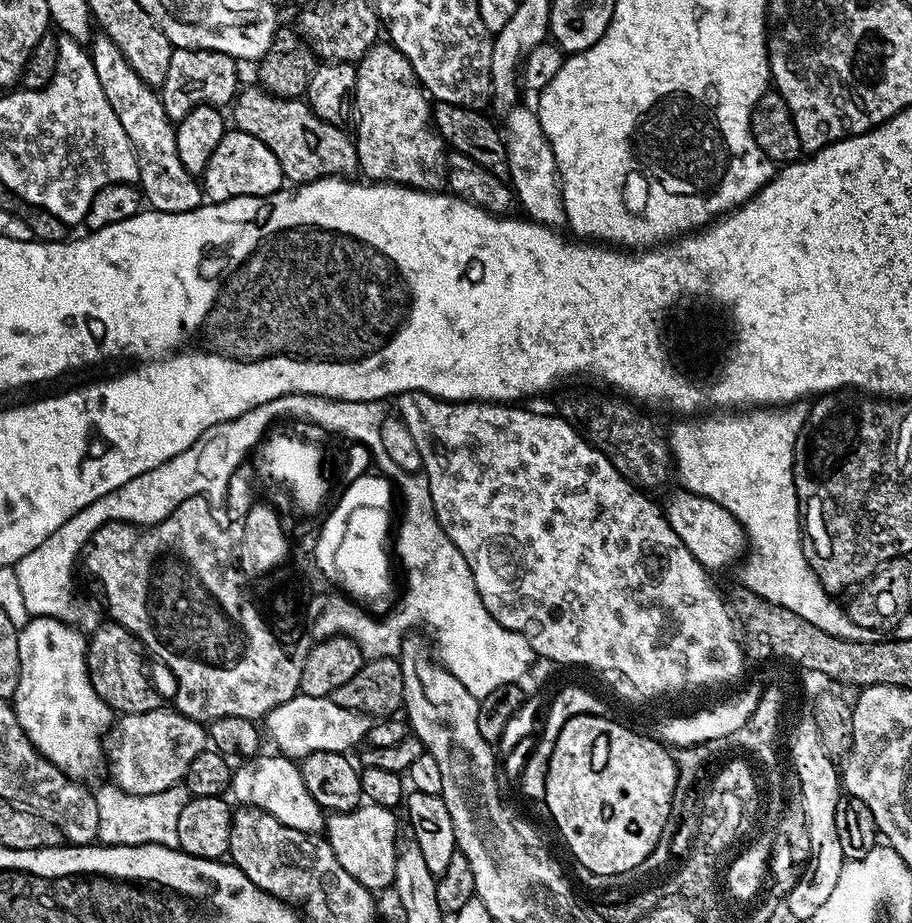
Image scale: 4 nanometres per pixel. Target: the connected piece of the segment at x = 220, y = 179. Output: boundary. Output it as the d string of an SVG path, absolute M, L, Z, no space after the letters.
M239 130L225 131L222 142L218 142L214 154L210 154L210 162L206 162L206 170L202 177L202 192L211 203L226 202L230 198L243 196L272 196L285 187L282 166L278 166L278 158L258 142L250 134Z

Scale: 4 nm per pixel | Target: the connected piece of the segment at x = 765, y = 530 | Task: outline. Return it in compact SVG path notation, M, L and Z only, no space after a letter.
M797 402L787 406L756 406L751 410L732 410L720 415L724 416L705 415L703 418L681 419L684 421L674 425L672 433L667 433L674 472L677 477L680 475L679 483L691 492L720 503L730 514L736 516L744 528L750 551L742 560L743 587L778 606L786 606L786 610L794 610L798 618L806 618L806 622L831 631L830 620L836 614L836 604L832 601L835 599L824 589L818 574L814 574L814 570L808 565L802 539L802 509L796 501L796 487L792 481L792 452L796 448L796 439L804 420L808 417L808 408Z

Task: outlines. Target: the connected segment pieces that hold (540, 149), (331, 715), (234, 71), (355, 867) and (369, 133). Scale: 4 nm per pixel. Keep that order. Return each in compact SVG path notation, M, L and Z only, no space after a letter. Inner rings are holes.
M523 104L513 105L506 113L506 124L502 126L502 135L505 139L505 144L507 146L507 164L508 164L508 180L513 188L513 192L516 193L517 203L519 207L524 208L525 212L523 212L533 223L545 223L549 227L560 228L567 223L567 212L564 206L564 199L561 196L561 188L559 182L559 175L556 171L556 159L554 158L553 148L550 146L549 139L546 138L545 130L542 128L540 116L537 115L535 109L533 107L522 106Z
M299 694L282 702L282 706L274 706L274 710L270 710L262 720L267 739L269 736L276 743L275 751L297 762L315 752L347 753L348 748L367 737L369 727L369 717L363 716L361 712L346 710L327 696L310 698Z
M173 48L170 67L166 70L166 82L162 82L158 89L166 114L173 122L178 122L200 104L231 105L242 84L240 68L241 65L230 54L201 48Z
M361 803L352 812L334 812L326 820L326 839L334 850L342 870L350 874L362 886L373 890L386 889L395 878L395 858L398 835L396 836L396 815L391 808L377 804Z
M377 42L356 64L354 93L354 139L360 172L369 181L402 184L422 192L439 192L448 182L446 145L432 123L433 105L410 62L390 42Z

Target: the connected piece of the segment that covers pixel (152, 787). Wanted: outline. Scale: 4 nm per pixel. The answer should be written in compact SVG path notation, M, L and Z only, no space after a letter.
M161 706L146 714L121 715L114 728L116 741L110 744L106 760L112 764L111 783L130 794L158 794L181 783L194 758L209 743L205 725L186 718L171 707Z

